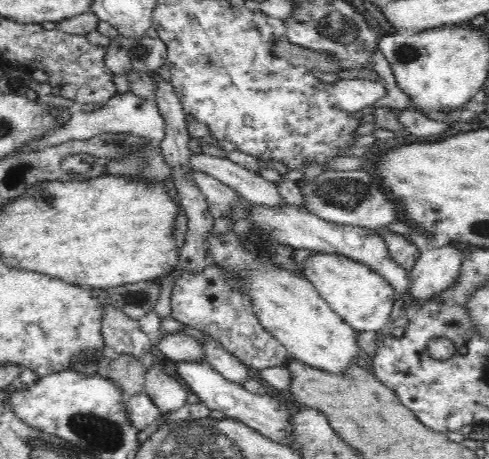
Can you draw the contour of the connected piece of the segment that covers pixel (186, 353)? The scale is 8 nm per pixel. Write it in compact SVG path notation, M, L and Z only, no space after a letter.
M183 331L163 334L157 348L167 359L173 361L205 361L199 342Z

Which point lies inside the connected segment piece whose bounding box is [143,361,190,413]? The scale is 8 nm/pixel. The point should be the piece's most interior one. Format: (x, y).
(167, 393)

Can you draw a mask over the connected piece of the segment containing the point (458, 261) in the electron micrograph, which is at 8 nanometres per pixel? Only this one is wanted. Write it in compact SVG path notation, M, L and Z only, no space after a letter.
M447 245L426 250L409 270L411 285L409 296L415 302L428 302L454 284L464 262L462 250Z

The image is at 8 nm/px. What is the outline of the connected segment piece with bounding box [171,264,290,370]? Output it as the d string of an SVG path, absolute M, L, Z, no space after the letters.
M210 264L200 274L180 273L171 291L171 306L174 320L218 339L228 352L250 368L280 367L290 357L287 348L260 325L249 296L239 288L232 288L219 266Z

